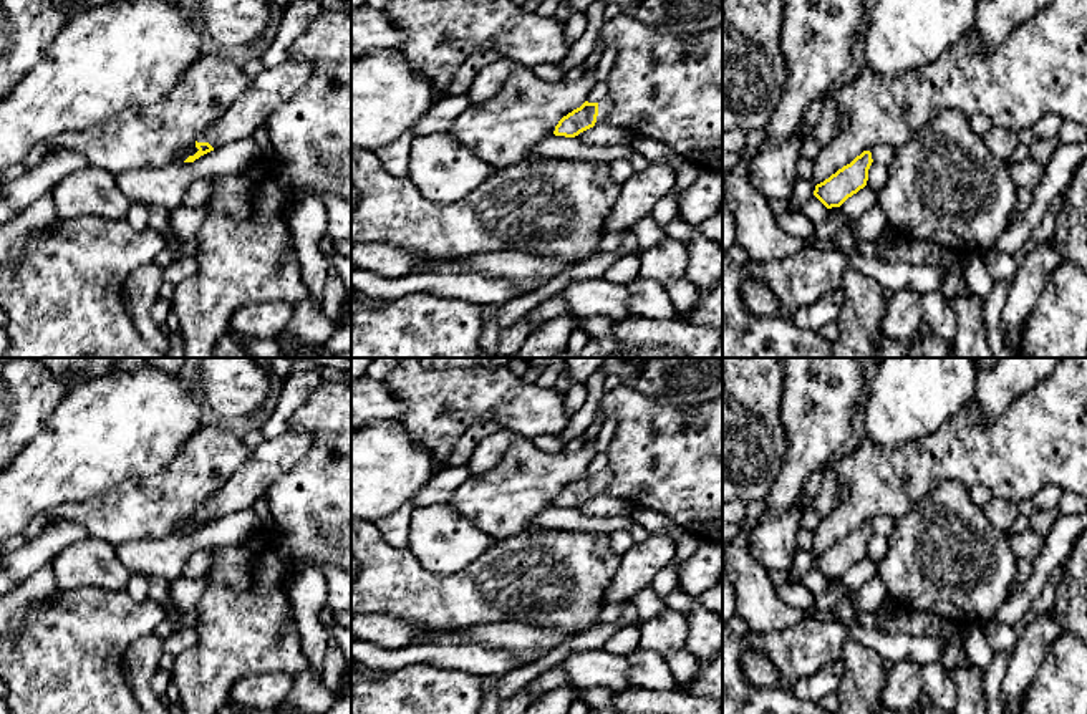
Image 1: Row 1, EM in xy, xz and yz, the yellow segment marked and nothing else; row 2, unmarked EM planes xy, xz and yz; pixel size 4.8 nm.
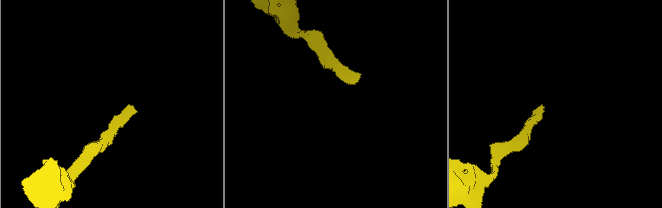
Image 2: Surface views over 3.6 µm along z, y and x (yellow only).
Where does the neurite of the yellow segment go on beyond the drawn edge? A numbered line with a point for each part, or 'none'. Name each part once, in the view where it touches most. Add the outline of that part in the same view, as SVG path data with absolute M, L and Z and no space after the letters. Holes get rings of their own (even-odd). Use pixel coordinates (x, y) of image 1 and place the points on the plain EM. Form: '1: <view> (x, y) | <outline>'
1: xz (603, 477) | M608 470L600 472L598 474L598 487L597 487L595 495L603 495L605 489L608 487L610 482L611 482L611 474Z

